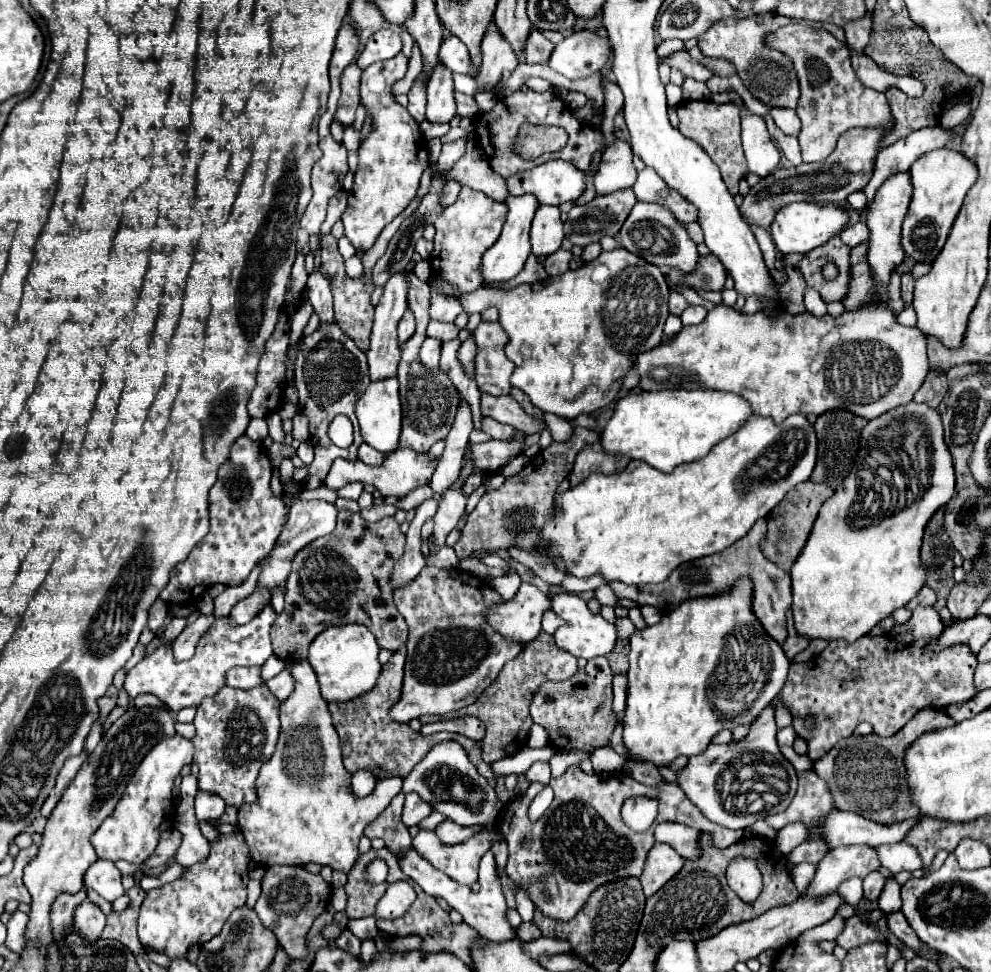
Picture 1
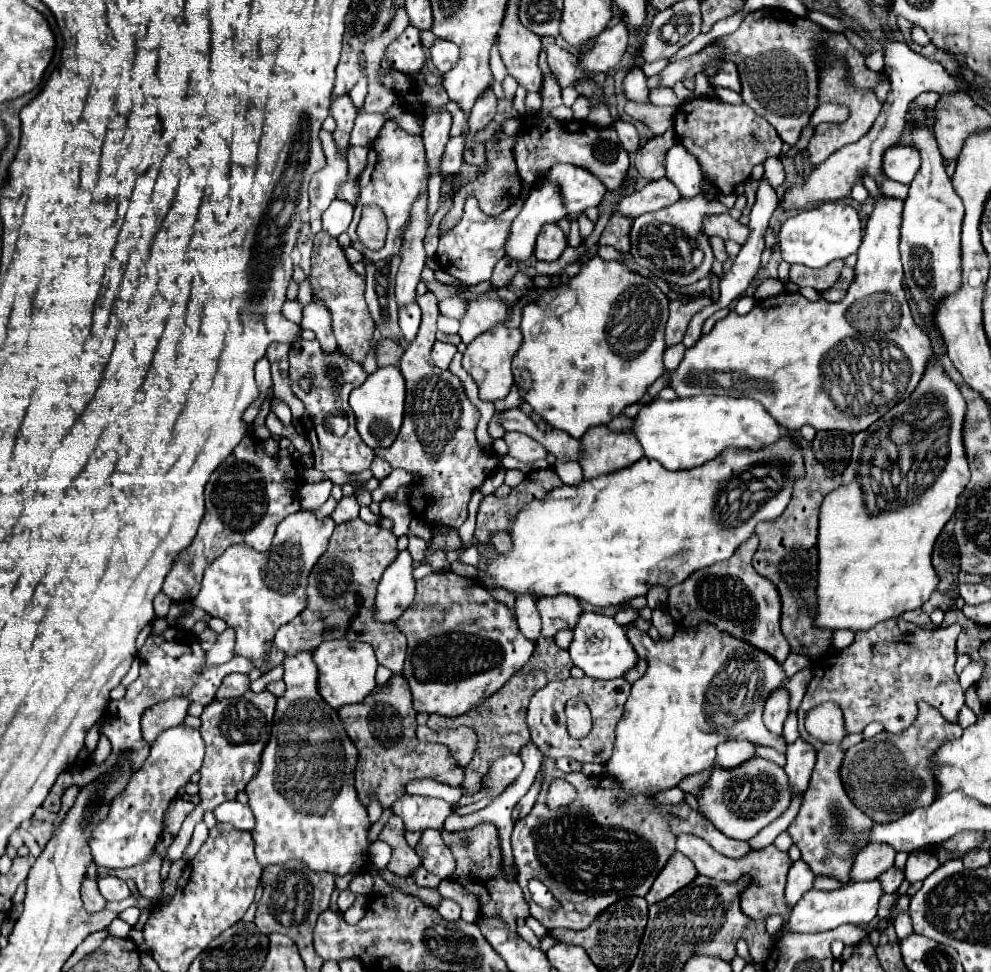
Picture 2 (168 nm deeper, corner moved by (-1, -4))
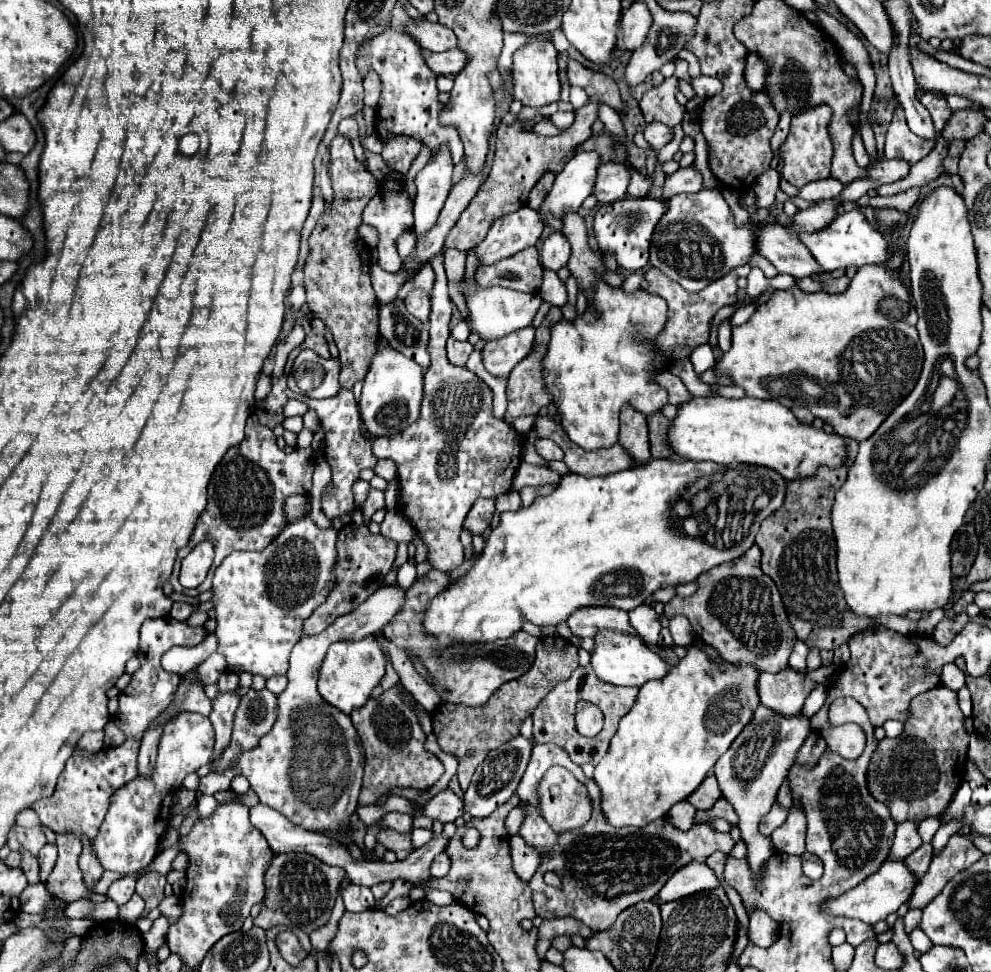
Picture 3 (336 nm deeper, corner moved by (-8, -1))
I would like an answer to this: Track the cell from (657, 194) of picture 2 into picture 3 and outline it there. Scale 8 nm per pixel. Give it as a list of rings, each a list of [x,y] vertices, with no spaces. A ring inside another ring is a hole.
[[[678,168],[672,176],[666,176],[664,182],[664,196],[672,198],[682,192],[700,192],[702,190],[702,174],[694,168]]]

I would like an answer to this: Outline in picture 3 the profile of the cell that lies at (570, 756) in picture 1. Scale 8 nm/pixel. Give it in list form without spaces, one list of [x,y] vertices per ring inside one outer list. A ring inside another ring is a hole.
[[[514,808],[514,810],[508,814],[508,818],[506,818],[506,830],[508,830],[510,836],[518,834],[518,828],[520,828],[520,824],[522,824],[522,818],[524,818],[522,808]]]

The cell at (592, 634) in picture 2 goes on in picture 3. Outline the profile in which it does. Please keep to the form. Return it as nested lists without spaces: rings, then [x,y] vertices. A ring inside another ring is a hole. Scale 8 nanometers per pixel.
[[[602,630],[602,634],[596,634],[596,650],[592,652],[592,666],[598,674],[608,684],[616,686],[636,686],[640,688],[648,680],[660,680],[668,674],[666,662],[662,658],[654,656],[652,650],[648,650],[640,638],[630,636],[630,634],[618,634],[616,630]]]

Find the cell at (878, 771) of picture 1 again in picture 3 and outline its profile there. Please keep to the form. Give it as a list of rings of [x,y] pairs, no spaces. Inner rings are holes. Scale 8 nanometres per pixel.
[[[938,686],[938,688],[932,688],[932,690],[916,696],[910,702],[910,714],[908,714],[908,720],[904,724],[904,734],[894,738],[894,740],[892,738],[880,740],[880,744],[872,756],[872,764],[868,770],[870,794],[876,800],[882,800],[890,808],[892,818],[898,824],[906,822],[906,820],[922,822],[928,816],[940,816],[946,810],[946,806],[950,804],[958,786],[964,782],[968,740],[970,740],[970,734],[964,728],[964,714],[958,708],[956,692],[952,692],[944,686]]]

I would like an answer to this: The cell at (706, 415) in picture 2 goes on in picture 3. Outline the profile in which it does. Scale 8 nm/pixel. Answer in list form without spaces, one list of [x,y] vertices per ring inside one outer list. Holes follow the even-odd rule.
[[[722,396],[692,398],[678,408],[678,416],[668,430],[670,448],[686,460],[710,460],[716,464],[756,464],[782,474],[786,482],[814,478],[820,466],[836,470],[846,464],[846,440],[838,434],[828,434],[812,424],[800,422],[790,408],[774,400],[740,398],[728,400]]]

